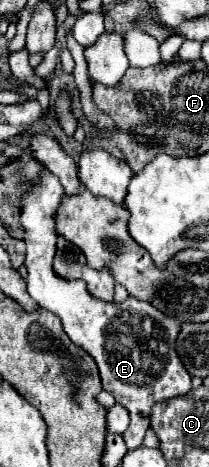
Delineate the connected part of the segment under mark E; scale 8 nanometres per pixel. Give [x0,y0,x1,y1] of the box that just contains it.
[20,170,192,448]

